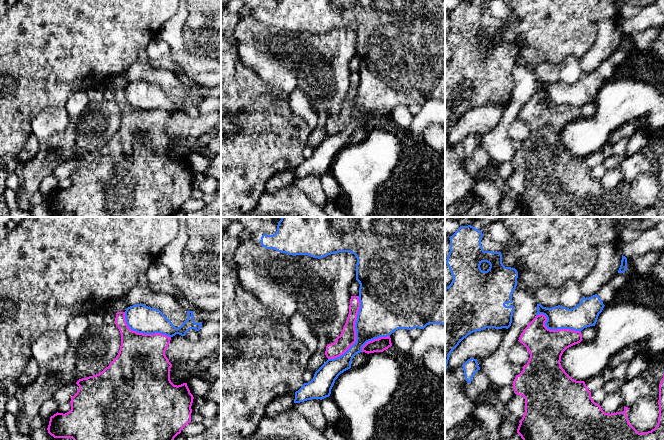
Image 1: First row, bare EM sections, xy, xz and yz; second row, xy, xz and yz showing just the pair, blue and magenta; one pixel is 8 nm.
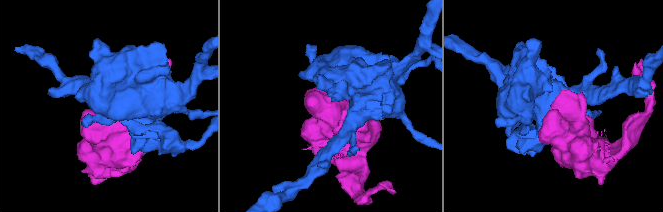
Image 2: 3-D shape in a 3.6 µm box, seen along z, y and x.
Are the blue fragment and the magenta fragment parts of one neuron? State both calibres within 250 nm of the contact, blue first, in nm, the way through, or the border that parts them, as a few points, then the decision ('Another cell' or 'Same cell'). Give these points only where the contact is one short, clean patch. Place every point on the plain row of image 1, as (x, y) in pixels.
Thickness 360 nm (blue) against 140 nm. Another cell

